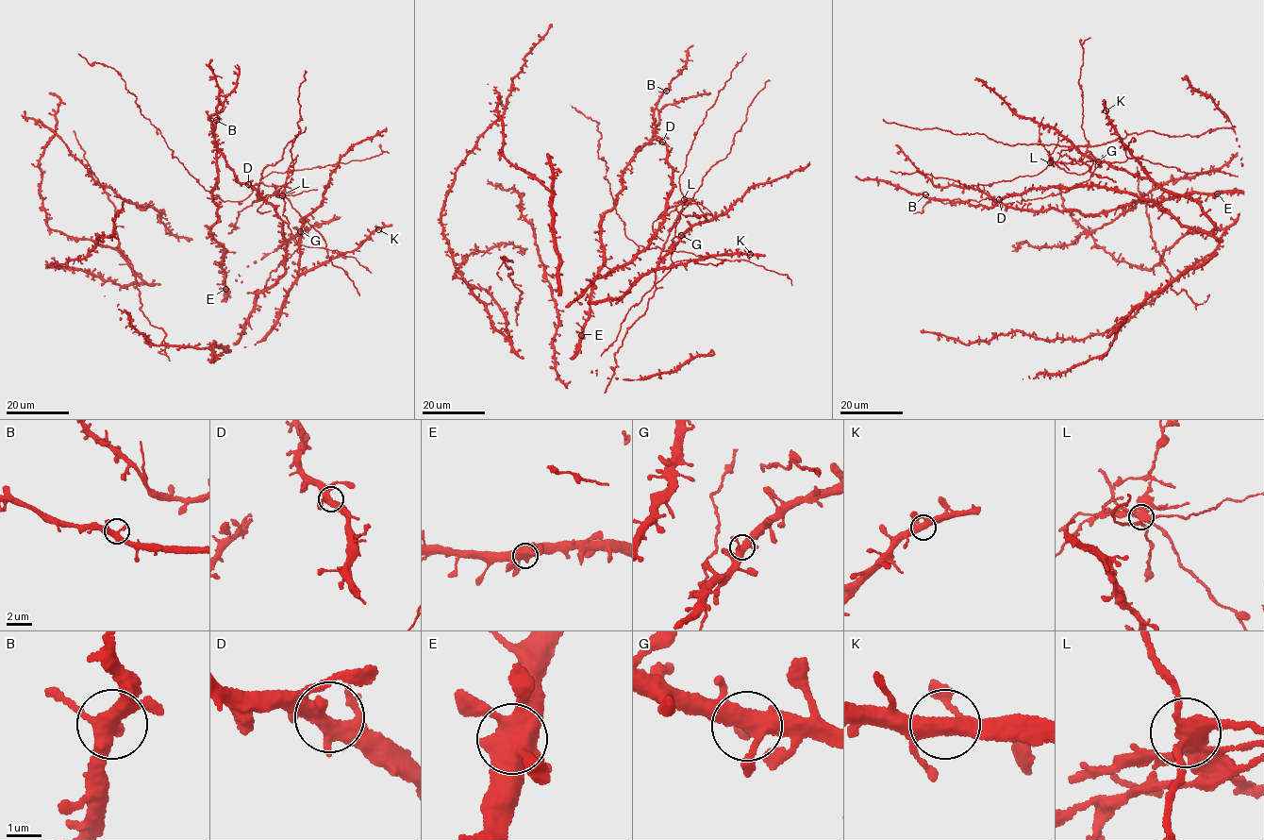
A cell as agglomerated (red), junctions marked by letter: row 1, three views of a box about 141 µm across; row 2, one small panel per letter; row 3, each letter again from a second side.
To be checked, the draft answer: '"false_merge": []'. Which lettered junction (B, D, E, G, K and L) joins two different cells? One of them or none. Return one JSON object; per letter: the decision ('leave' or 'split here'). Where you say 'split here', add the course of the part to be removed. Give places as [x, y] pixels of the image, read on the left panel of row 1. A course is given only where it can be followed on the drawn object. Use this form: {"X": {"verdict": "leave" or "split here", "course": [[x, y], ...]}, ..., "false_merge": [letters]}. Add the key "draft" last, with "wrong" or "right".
{"B": {"verdict": "leave"}, "D": {"verdict": "leave"}, "E": {"verdict": "leave"}, "G": {"verdict": "leave"}, "K": {"verdict": "leave"}, "L": {"verdict": "split here", "course": [[282, 195], [261, 182], [260, 174], [282, 159], [299, 133], [305, 70]]}, "false_merge": ["L"], "draft": "wrong"}

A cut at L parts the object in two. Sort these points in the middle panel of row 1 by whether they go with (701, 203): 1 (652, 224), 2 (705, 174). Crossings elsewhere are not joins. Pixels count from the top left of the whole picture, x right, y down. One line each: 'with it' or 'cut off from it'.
1: with it
2: with it

